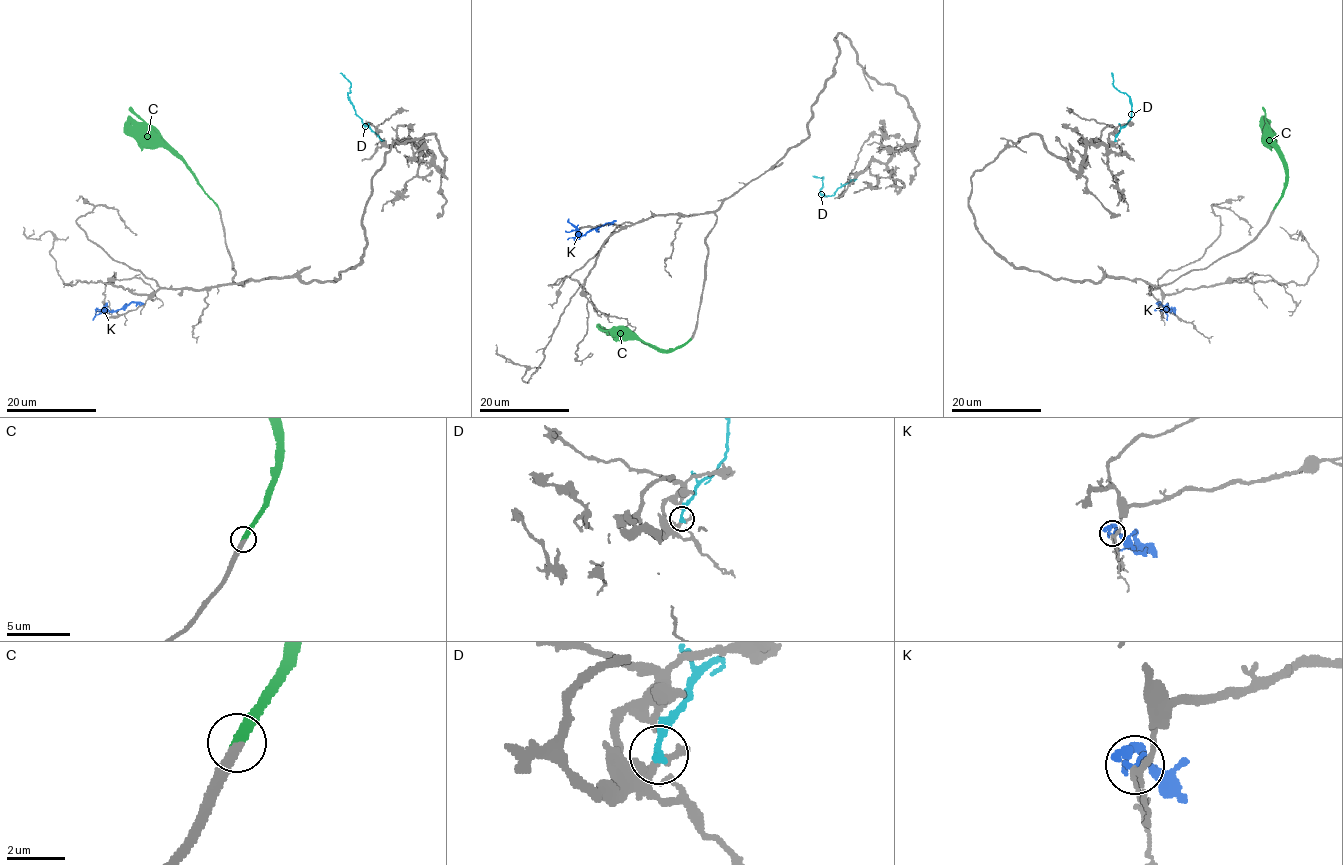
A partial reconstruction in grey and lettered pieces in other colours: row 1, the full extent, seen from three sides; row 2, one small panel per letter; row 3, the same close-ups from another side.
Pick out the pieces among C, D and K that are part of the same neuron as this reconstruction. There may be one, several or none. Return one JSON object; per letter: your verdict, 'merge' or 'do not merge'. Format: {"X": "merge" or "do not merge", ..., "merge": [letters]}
{"C": "merge", "D": "do not merge", "K": "do not merge", "merge": ["C"]}

